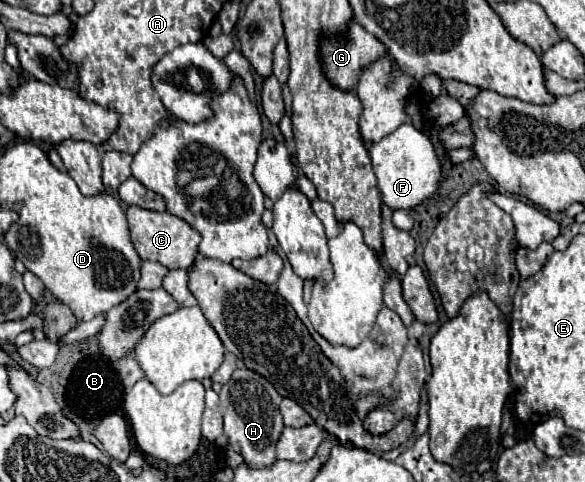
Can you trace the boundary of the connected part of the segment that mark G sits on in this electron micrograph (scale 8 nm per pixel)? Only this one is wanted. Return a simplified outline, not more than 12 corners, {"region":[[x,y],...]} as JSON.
{"region":[[355,17],[319,37],[323,75],[357,91],[363,69],[389,49]]}

